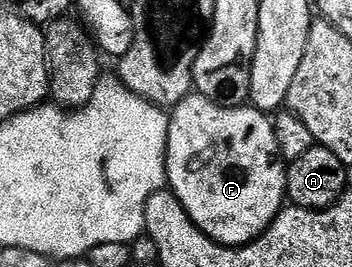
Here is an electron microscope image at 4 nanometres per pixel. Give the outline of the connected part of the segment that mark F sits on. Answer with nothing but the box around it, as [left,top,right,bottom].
[168,93,288,247]

